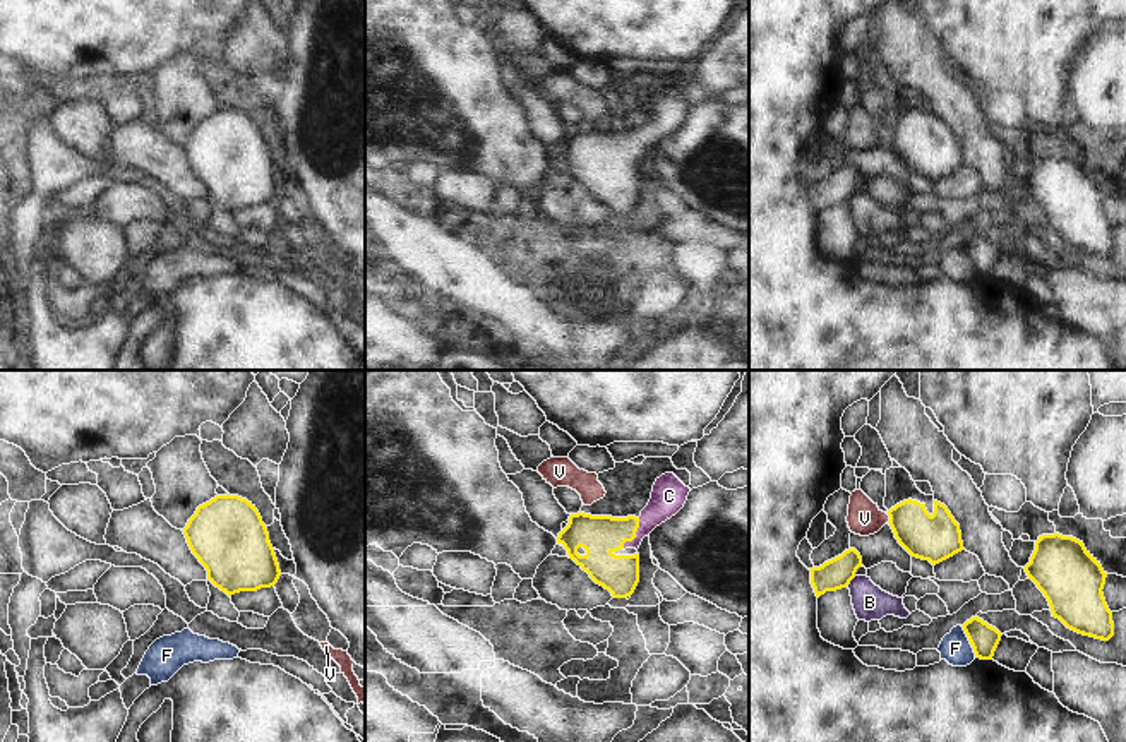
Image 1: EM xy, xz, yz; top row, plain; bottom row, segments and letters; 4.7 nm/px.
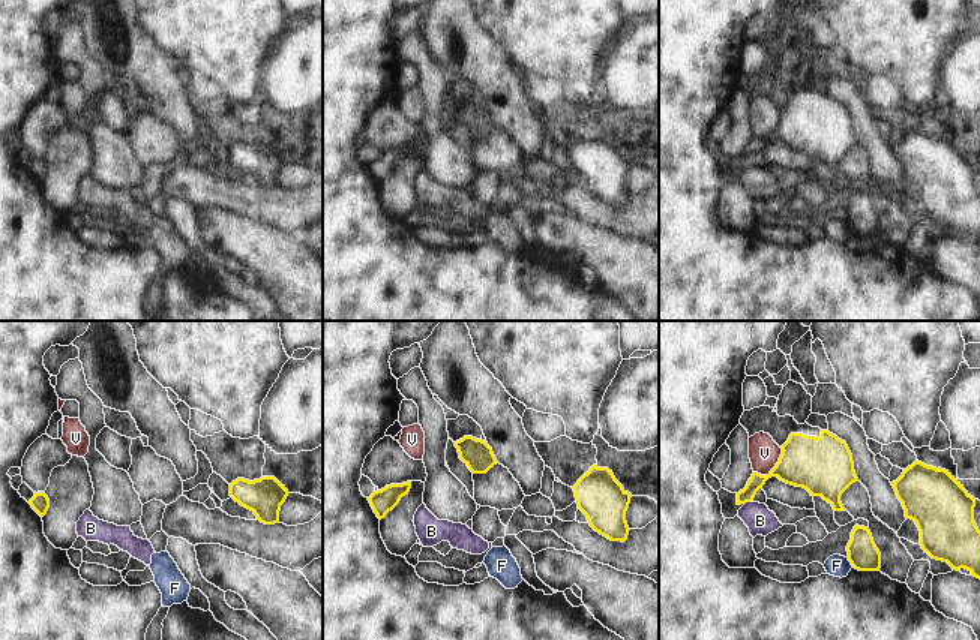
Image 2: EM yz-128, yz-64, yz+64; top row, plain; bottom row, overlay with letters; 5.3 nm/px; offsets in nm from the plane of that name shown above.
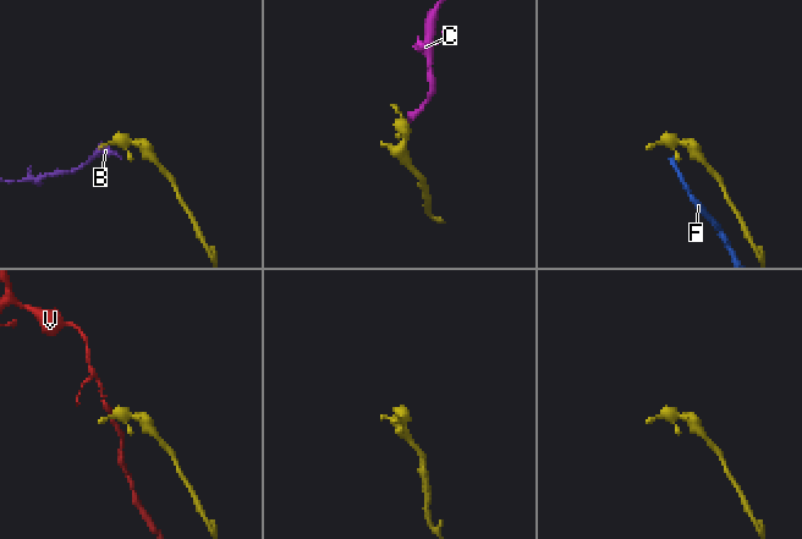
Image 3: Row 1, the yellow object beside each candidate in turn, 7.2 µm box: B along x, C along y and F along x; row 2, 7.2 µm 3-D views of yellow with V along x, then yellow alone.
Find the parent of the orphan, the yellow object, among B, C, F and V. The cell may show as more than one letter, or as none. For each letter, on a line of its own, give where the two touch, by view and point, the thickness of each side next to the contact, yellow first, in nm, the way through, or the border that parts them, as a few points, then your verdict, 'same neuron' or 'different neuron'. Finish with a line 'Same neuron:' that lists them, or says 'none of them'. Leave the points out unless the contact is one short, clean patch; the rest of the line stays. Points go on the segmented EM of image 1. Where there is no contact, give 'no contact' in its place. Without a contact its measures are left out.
B: meets yellow in yz at (850, 580); 140 nm thick on the yellow side, 160 nm on the other; border along yz (856, 576), (847, 585); different neuron
C: meets yellow in xz at (634, 535); 190 nm thick on the yellow side, 160 nm on the other; runs through xz (598, 535), (634, 535), (669, 496); same neuron
F: meets yellow in yz at (969, 640); 140 nm thick on the yellow side, 150 nm on the other; border along yz (960, 626), (976, 655); different neuron
V: meets yellow in yz at (890, 518); 220 nm thick on the yellow side, 160 nm on the other; border along yz (886, 514), (888, 521); different neuron
Same neuron: C

